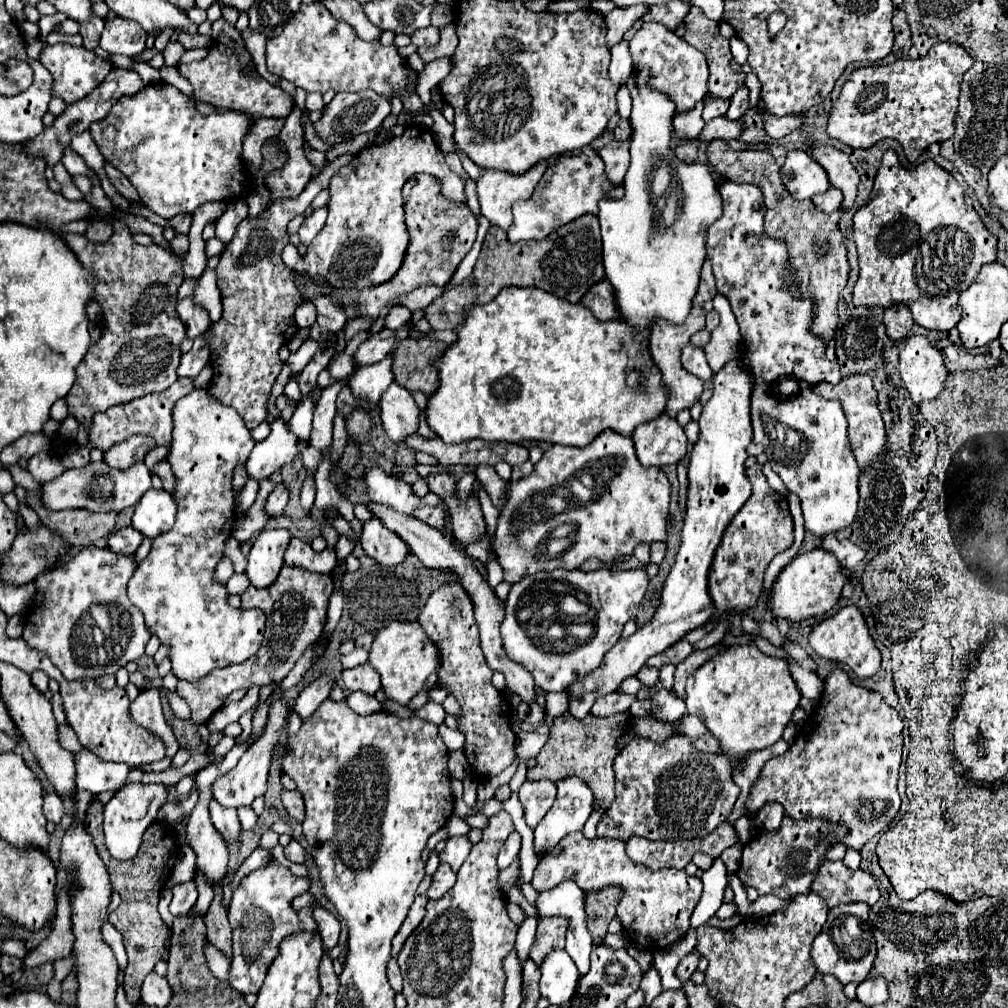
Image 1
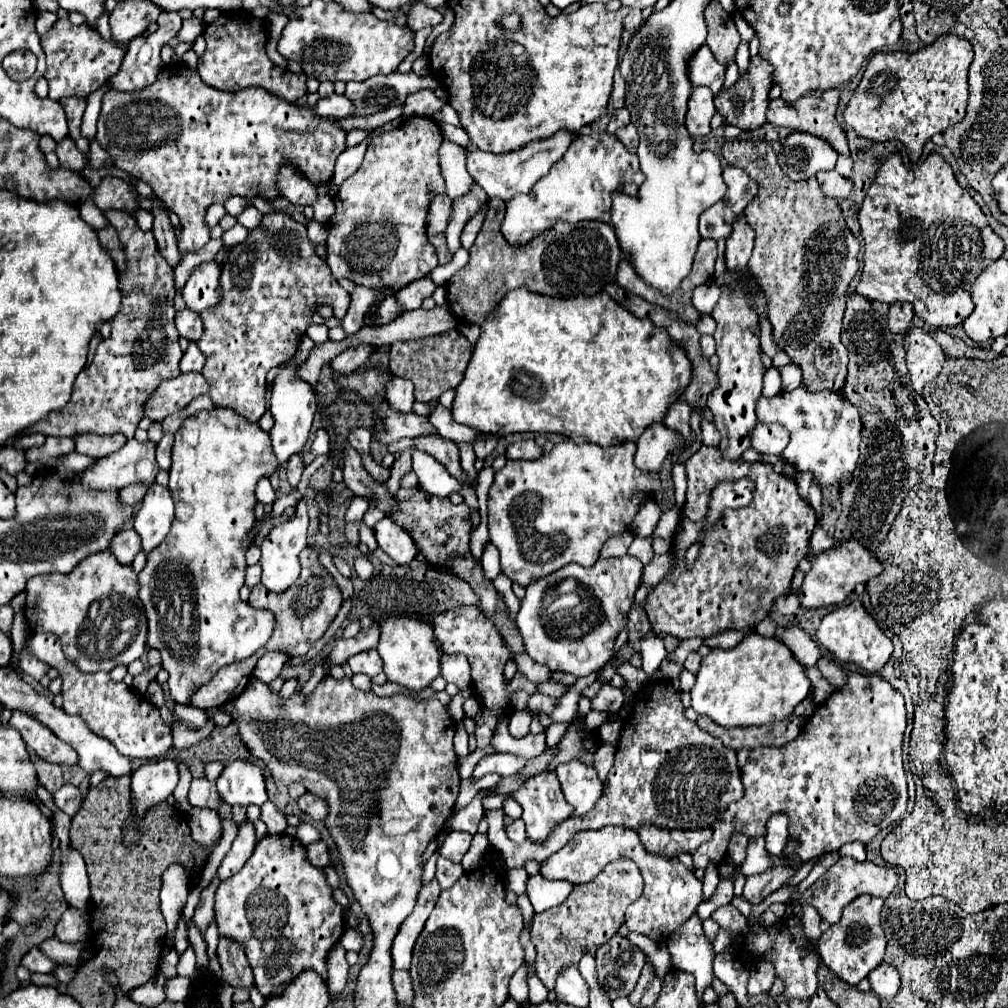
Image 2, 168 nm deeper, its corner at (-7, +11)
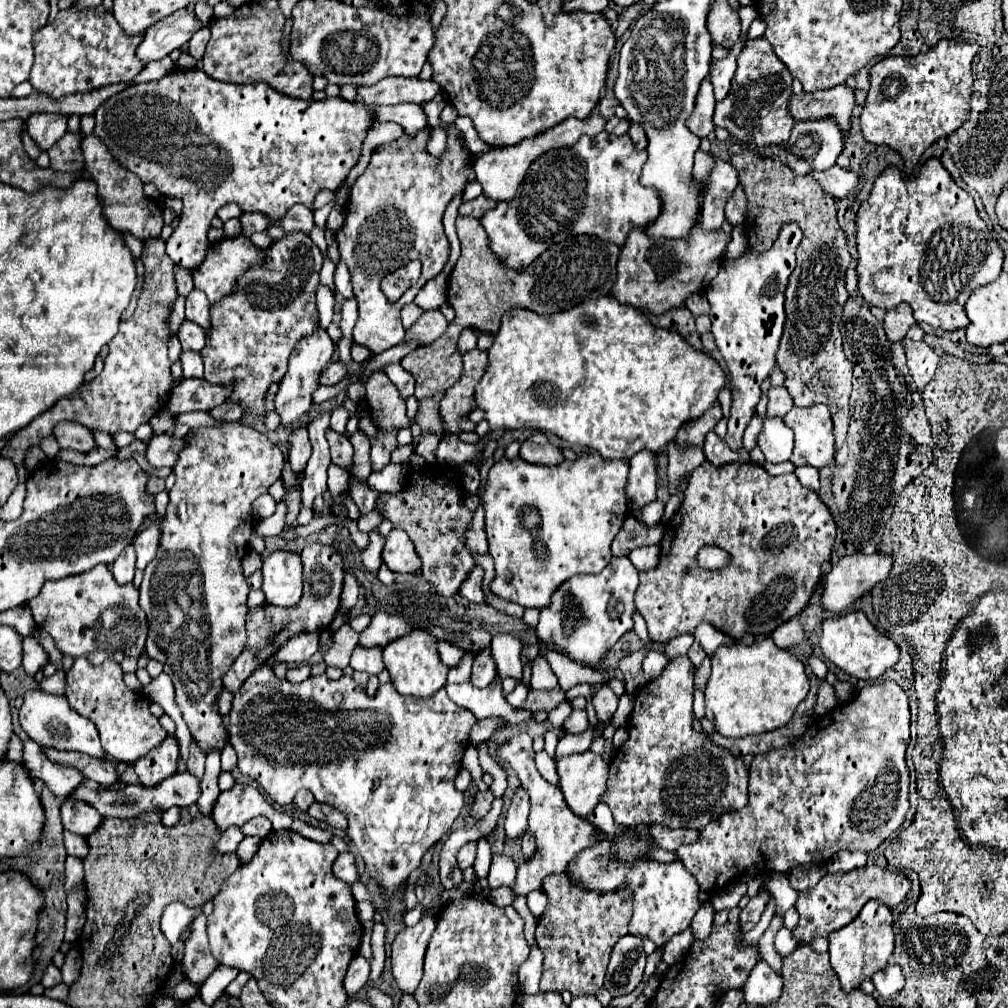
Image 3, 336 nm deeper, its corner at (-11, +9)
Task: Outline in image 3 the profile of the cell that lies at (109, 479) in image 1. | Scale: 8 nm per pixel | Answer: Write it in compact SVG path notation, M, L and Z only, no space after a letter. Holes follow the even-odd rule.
M154 435L148 443L146 461L152 467L174 467L178 459L178 451L184 447L184 439L174 439L172 435Z

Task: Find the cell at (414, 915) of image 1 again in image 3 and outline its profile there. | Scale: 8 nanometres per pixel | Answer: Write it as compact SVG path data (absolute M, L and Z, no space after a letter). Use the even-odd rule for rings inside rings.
M436 895L430 907L424 911L422 919L412 925L404 927L394 943L392 943L392 975L404 993L414 993L422 979L422 965L428 939L436 929L436 911L440 907L440 895Z

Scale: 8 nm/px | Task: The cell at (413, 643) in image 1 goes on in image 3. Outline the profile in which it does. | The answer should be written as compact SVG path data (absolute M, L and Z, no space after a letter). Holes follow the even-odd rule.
M414 629L408 635L394 639L384 647L384 665L392 677L392 685L400 693L412 695L412 697L430 697L432 693L436 693L446 685L446 675L450 667L440 661L436 643L438 639L426 629Z

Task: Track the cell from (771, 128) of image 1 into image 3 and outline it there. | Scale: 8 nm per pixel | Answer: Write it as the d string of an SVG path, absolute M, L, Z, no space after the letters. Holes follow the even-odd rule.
M836 85L832 89L792 95L788 113L800 119L836 119L842 135L850 131L850 115L854 109L854 91L848 85Z

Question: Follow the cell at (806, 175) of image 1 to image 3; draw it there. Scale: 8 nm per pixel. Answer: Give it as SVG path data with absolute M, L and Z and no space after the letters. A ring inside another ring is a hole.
M832 119L822 121L798 121L786 149L788 167L796 175L808 175L812 171L826 171L836 165L842 153L844 139L838 125Z

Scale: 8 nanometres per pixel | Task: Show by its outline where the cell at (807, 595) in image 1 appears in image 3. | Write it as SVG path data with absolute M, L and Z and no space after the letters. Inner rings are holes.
M852 553L852 555L840 557L840 561L824 577L824 591L822 591L822 599L820 599L822 607L828 611L834 611L834 613L842 613L858 597L862 597L866 591L870 591L876 583L884 581L890 573L890 567L892 567L892 559L882 553L872 553L872 555Z

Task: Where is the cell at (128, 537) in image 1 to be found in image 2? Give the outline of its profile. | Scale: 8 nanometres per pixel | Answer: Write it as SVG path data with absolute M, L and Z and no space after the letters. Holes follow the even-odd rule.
M124 529L116 533L110 545L110 553L116 557L120 565L130 565L140 551L140 537L136 537L134 529Z

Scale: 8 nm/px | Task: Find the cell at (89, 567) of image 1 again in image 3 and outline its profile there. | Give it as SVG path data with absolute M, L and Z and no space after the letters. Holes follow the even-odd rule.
M96 565L92 571L44 583L42 591L28 605L36 625L50 633L56 647L72 659L86 657L92 665L102 665L108 659L122 663L126 657L138 659L144 653L148 621L138 605L138 589L134 583L118 585L108 565ZM120 623L124 623L124 643L116 643Z

